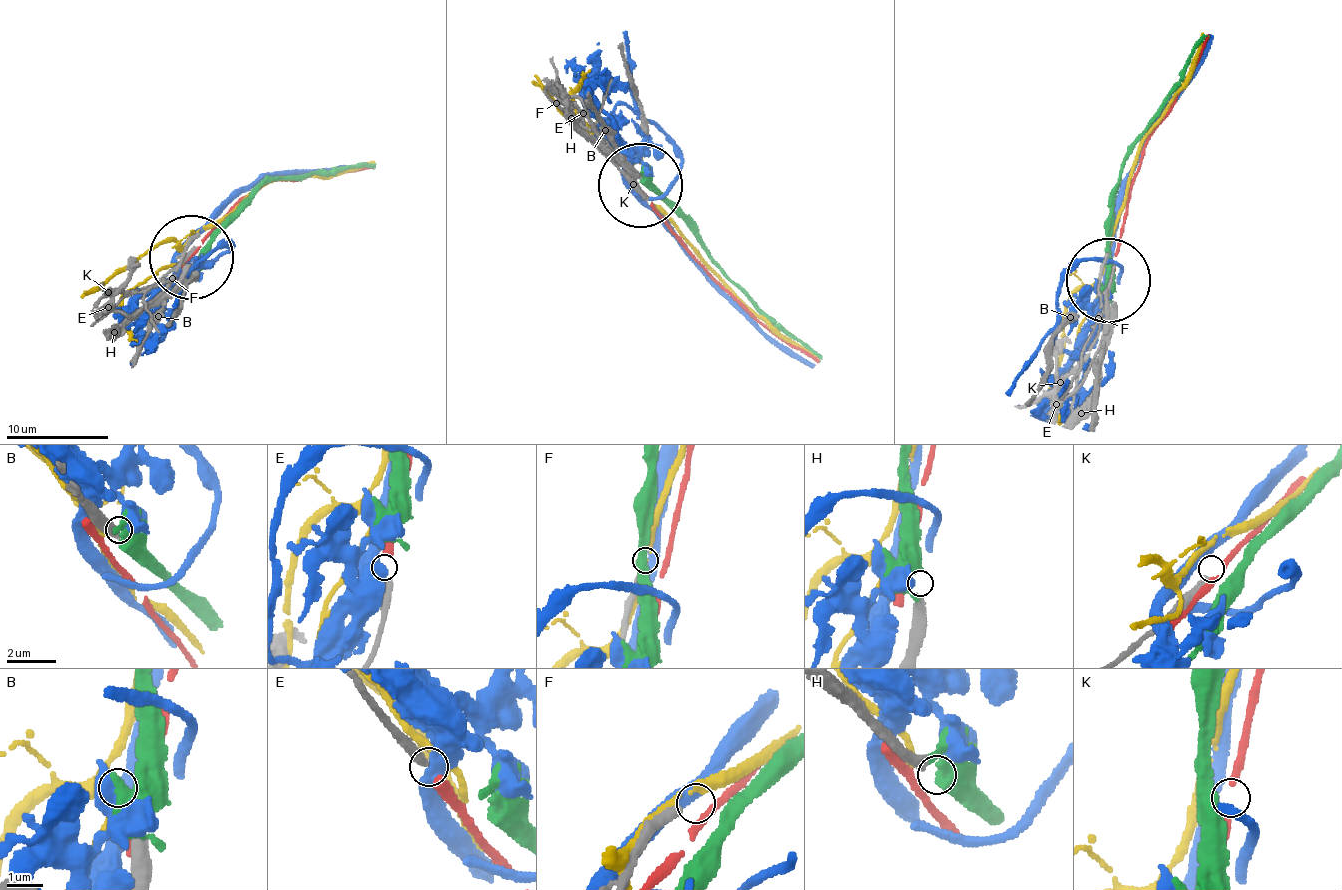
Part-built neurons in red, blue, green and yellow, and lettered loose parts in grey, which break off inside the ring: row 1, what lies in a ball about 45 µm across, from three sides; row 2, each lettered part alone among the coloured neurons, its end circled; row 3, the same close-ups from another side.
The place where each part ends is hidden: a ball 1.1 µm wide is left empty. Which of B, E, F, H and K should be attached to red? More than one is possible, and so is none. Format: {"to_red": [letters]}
{"to_red": ["E"]}

